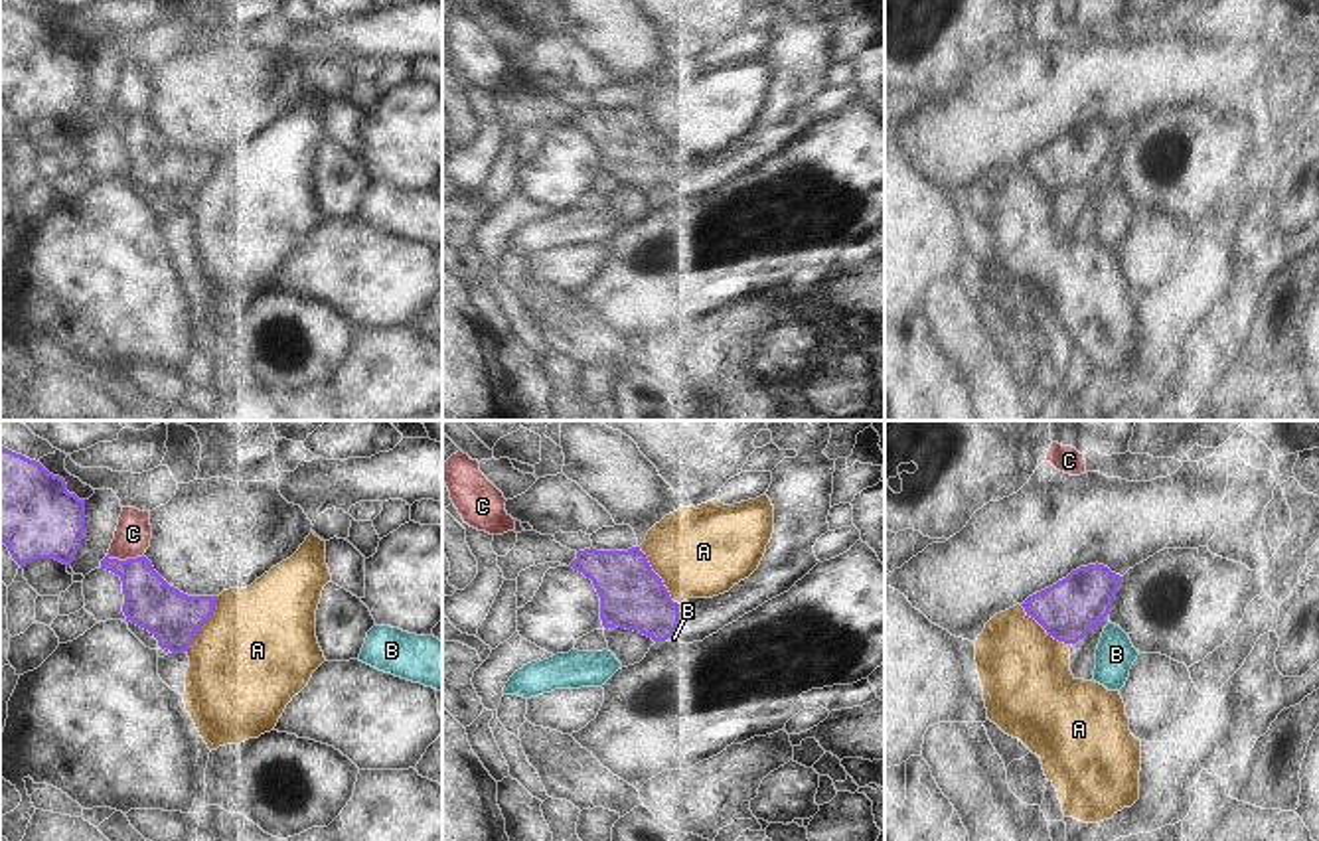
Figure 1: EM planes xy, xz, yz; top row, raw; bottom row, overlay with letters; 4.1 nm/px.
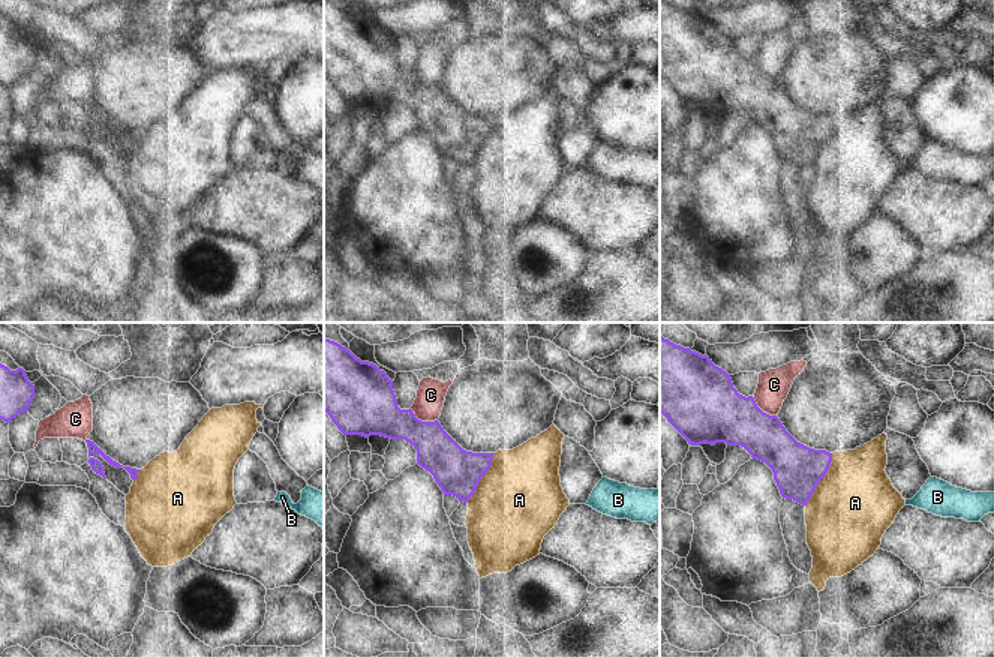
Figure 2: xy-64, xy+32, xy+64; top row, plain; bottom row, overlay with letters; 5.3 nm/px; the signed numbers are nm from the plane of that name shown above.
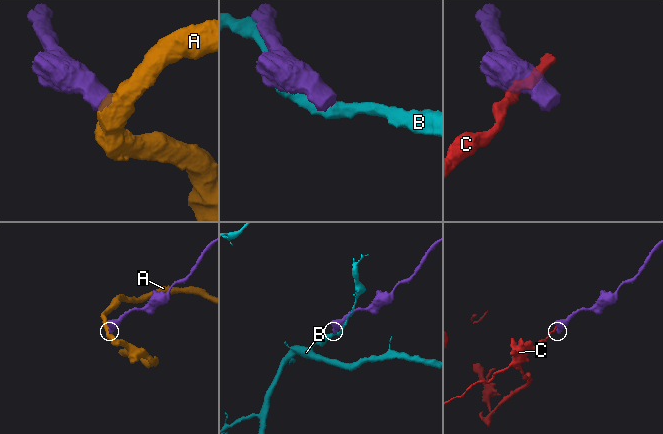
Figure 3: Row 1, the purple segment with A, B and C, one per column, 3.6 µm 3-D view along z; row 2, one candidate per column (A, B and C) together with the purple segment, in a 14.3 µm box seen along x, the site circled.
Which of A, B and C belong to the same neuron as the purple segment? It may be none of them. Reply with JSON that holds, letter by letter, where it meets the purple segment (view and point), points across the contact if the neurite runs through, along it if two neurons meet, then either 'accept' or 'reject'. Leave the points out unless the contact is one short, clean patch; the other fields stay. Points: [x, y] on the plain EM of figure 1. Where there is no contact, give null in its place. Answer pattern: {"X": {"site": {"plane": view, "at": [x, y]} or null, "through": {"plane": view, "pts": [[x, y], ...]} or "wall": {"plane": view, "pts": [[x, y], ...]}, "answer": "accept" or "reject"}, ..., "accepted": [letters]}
{"A": {"site": {"plane": "xz", "at": [658, 135]}, "wall": {"plane": "xz", "pts": [[638, 105], [678, 162]]}, "answer": "reject"}, "B": {"site": {"plane": "xz", "at": [670, 194]}, "answer": "reject"}, "C": {"site": {"plane": "xy", "at": [127, 117]}, "wall": {"plane": "xy", "pts": [[143, 111], [131, 117], [107, 115]]}, "answer": "reject"}, "accepted": []}

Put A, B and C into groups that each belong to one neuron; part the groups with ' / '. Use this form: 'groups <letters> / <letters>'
groups A / B / C

